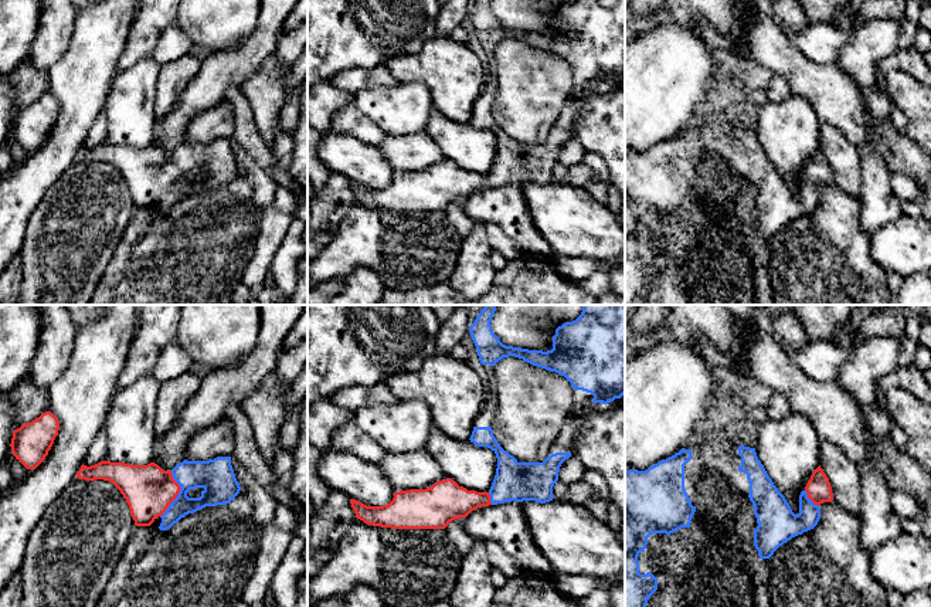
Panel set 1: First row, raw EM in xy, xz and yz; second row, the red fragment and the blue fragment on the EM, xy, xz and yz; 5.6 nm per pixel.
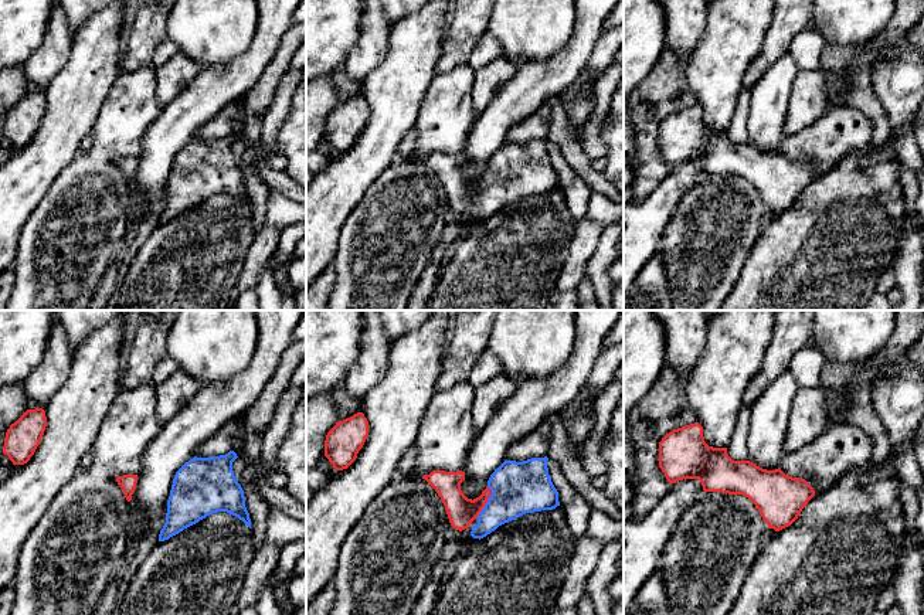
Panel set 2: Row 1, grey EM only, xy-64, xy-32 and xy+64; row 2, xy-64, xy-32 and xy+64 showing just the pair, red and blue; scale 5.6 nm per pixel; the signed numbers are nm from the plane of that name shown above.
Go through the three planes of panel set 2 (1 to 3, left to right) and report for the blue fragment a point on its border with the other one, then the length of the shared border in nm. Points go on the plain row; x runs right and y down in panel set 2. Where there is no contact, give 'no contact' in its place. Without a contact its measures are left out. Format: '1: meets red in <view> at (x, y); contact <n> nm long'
1: no contact
2: meets red in xy-32 at (486, 184); contact 200 nm long
3: meets red in xy+64 at (808, 166); contact 30 nm long

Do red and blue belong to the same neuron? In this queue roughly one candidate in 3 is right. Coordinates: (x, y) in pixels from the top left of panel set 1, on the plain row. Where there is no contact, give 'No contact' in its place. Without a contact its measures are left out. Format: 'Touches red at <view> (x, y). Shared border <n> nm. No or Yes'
Touches red at xy (177, 176). Shared border 280 nm. Yes

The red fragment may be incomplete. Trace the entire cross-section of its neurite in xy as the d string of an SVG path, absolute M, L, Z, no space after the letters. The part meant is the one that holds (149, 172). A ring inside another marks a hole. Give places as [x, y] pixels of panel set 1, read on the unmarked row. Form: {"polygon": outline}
{"polygon": "M231 139L187 143L171 153L157 146L132 147L101 143L81 147L77 160L112 165L126 182L136 208L150 208L159 199L160 213L205 189L227 187L239 176Z"}

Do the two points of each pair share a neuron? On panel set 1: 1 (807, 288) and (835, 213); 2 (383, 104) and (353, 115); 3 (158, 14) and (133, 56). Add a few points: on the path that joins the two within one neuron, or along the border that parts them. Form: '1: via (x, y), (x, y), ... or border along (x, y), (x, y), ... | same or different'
1: via (821, 270), (821, 264), (835, 244), (835, 231) | same
2: border along (352, 102), (386, 135) | different
3: via (148, 24), (138, 46) | same

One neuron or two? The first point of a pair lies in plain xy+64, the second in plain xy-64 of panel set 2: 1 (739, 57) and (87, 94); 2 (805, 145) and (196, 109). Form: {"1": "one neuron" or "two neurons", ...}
{"1": "one neuron", "2": "two neurons"}

